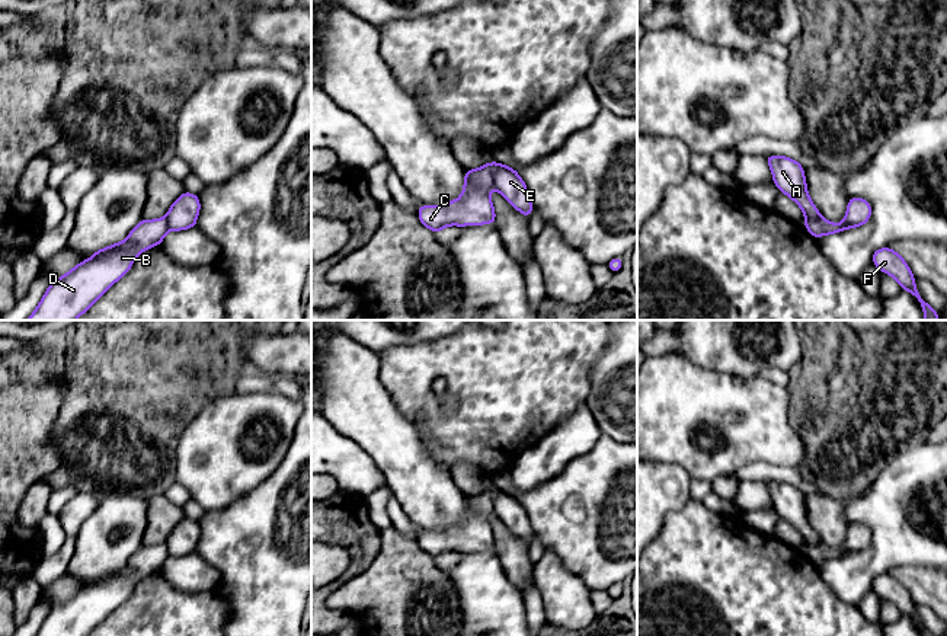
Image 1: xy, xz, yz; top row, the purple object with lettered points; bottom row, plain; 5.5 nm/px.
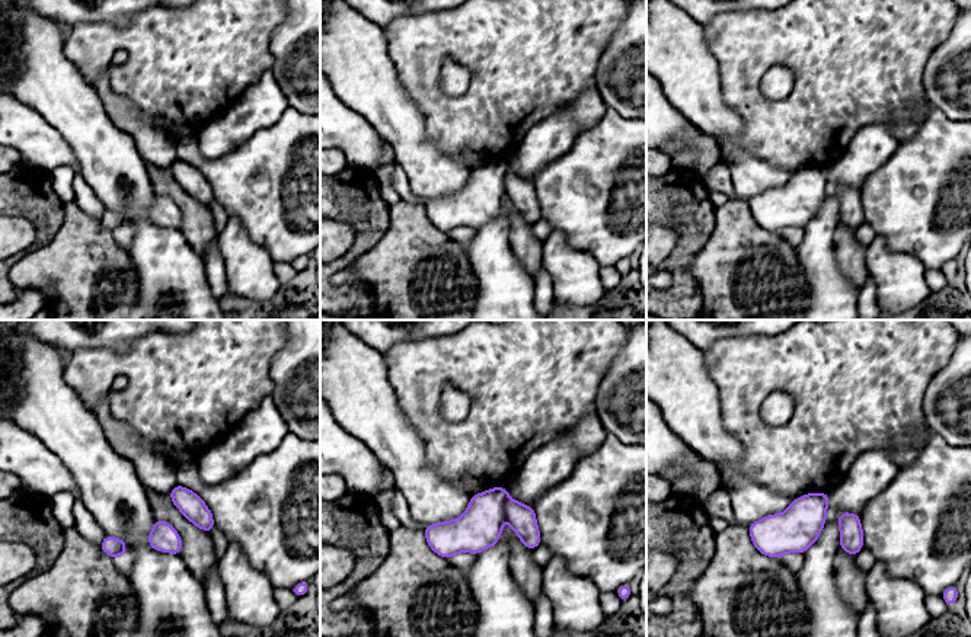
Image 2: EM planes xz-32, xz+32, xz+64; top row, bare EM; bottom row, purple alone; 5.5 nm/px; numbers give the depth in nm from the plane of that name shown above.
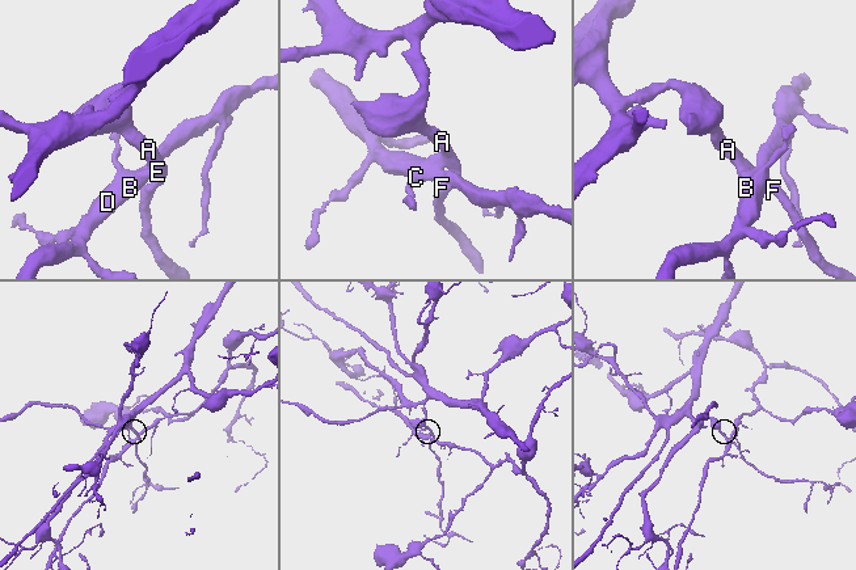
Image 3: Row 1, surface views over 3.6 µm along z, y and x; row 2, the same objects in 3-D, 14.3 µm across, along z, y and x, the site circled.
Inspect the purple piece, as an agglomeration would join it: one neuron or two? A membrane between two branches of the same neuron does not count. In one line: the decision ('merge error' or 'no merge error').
merge error

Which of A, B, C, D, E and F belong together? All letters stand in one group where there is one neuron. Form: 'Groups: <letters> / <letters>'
Groups: A E F / B C D

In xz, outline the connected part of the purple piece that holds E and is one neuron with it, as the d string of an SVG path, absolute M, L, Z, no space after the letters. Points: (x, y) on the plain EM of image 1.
M495 488L493 512L516 537L528 544L531 543L534 533L530 520L515 495Z

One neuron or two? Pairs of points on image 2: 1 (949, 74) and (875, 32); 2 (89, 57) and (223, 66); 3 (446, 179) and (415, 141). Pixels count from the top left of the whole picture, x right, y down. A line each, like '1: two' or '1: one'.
1: two
2: one
3: one

